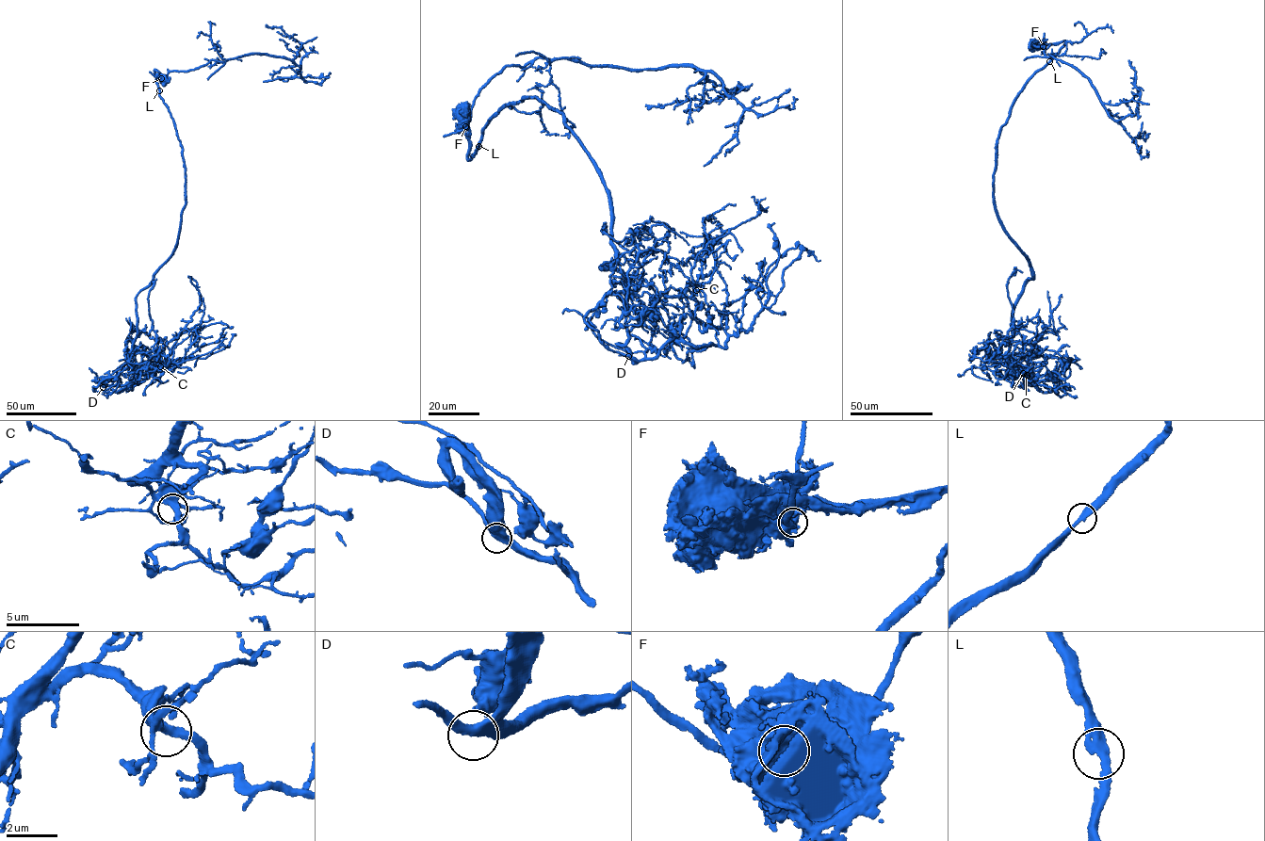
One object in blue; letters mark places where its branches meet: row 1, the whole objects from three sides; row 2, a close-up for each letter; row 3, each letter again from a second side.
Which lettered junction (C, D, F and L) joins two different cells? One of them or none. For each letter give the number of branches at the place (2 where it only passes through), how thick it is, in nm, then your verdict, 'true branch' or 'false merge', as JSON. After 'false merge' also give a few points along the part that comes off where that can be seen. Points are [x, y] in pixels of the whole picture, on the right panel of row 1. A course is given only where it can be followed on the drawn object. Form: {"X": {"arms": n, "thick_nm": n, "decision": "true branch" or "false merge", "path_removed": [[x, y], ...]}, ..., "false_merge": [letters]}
{"C": {"arms": 2, "thick_nm": 440, "decision": "true branch"}, "D": {"arms": 2, "thick_nm": 440, "decision": "true branch"}, "F": {"arms": 1, "thick_nm": 1200, "decision": "false merge", "path_removed": [[1043, 46], [1032, 44], [1088, 77], [1116, 120], [1138, 107], [1141, 92], [1128, 60]]}, "L": {"arms": 2, "thick_nm": 360, "decision": "true branch"}, "false_merge": ["F"]}

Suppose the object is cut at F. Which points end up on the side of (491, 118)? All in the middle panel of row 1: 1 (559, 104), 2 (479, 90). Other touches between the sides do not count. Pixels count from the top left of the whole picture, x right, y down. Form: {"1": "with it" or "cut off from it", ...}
{"1": "cut off from it", "2": "cut off from it"}

